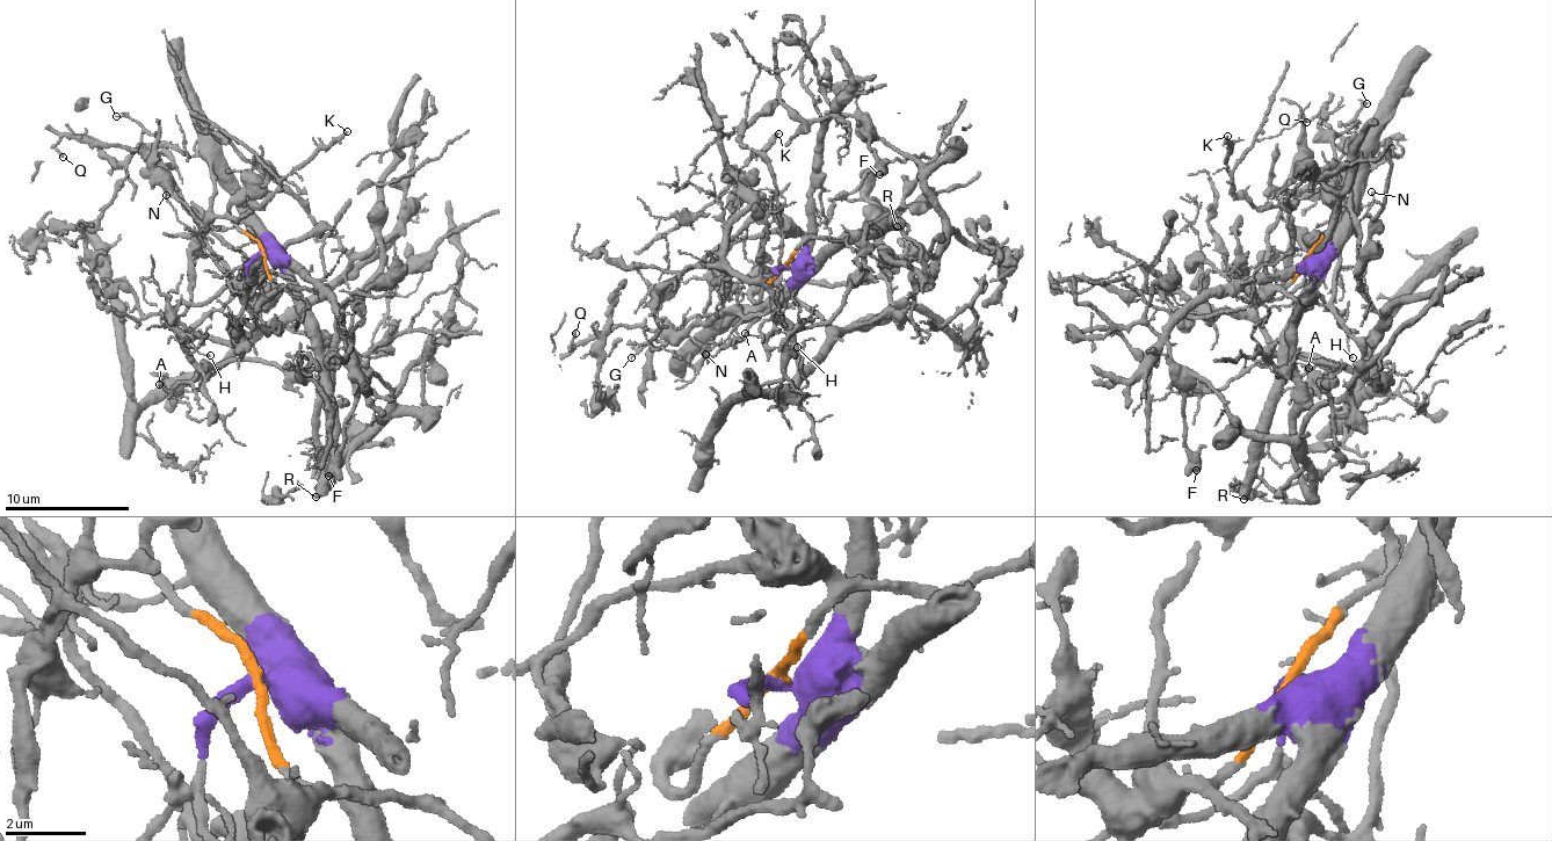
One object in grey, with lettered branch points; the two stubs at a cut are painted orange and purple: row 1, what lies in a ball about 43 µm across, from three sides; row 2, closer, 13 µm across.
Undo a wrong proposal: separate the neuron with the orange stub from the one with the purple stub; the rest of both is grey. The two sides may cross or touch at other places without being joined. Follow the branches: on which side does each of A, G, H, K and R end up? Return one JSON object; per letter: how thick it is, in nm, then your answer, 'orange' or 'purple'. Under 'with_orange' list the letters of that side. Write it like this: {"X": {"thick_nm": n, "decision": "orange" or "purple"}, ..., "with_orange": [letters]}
{"A": {"thick_nm": 120, "decision": "orange"}, "G": {"thick_nm": 170, "decision": "purple"}, "H": {"thick_nm": 100, "decision": "purple"}, "K": {"thick_nm": 240, "decision": "purple"}, "R": {"thick_nm": 500, "decision": "purple"}, "with_orange": ["A"]}

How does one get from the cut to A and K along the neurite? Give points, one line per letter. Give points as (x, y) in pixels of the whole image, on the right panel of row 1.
A: (1308, 256), (1278, 288), (1242, 283), (1242, 269), (1268, 341), (1306, 362), (1313, 376), (1307, 369)
K: (1308, 256), (1320, 254), (1337, 229), (1350, 198), (1349, 168), (1289, 204), (1252, 207), (1227, 172), (1228, 135)

